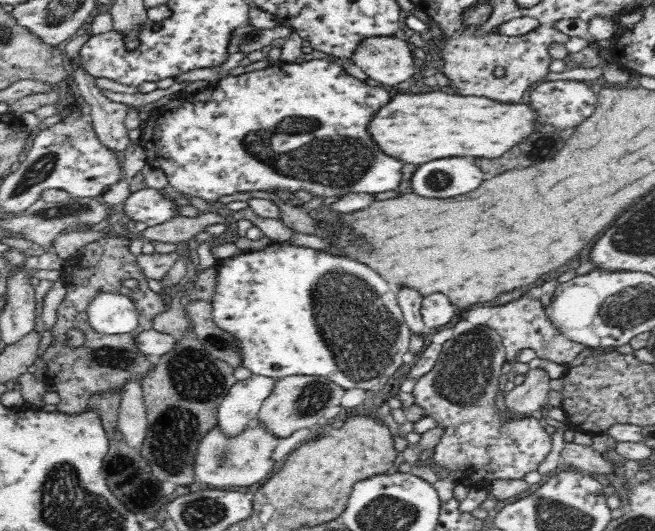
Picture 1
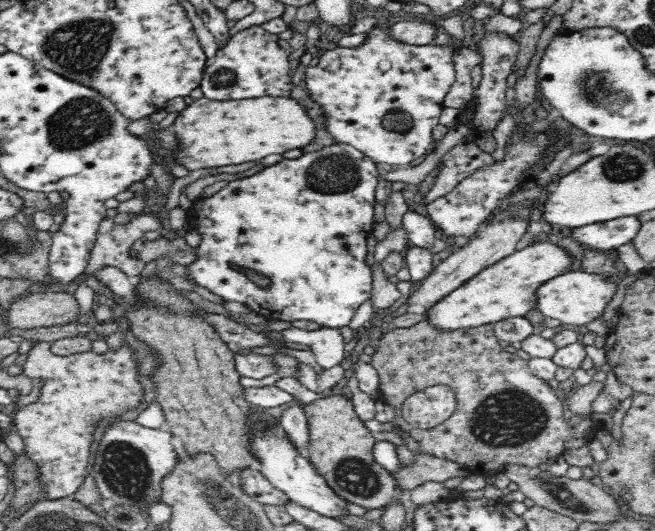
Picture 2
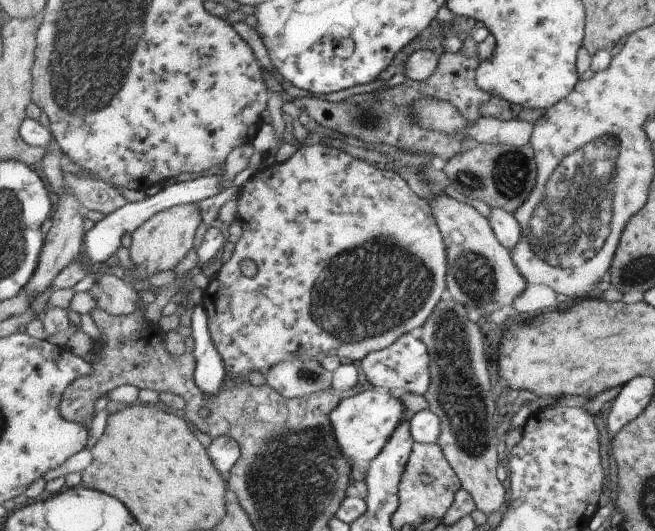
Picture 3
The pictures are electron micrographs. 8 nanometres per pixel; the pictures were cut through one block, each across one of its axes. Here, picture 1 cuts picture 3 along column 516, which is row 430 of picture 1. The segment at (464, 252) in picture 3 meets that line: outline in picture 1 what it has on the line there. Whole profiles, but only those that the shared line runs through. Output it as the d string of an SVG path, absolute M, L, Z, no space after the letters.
M283 376L278 379L269 392L269 395L262 401L257 412L257 424L261 425L273 438L291 438L294 432L302 428L312 428L322 416L321 411L329 406L341 406L340 400L345 389L340 388L334 380L320 376Z

